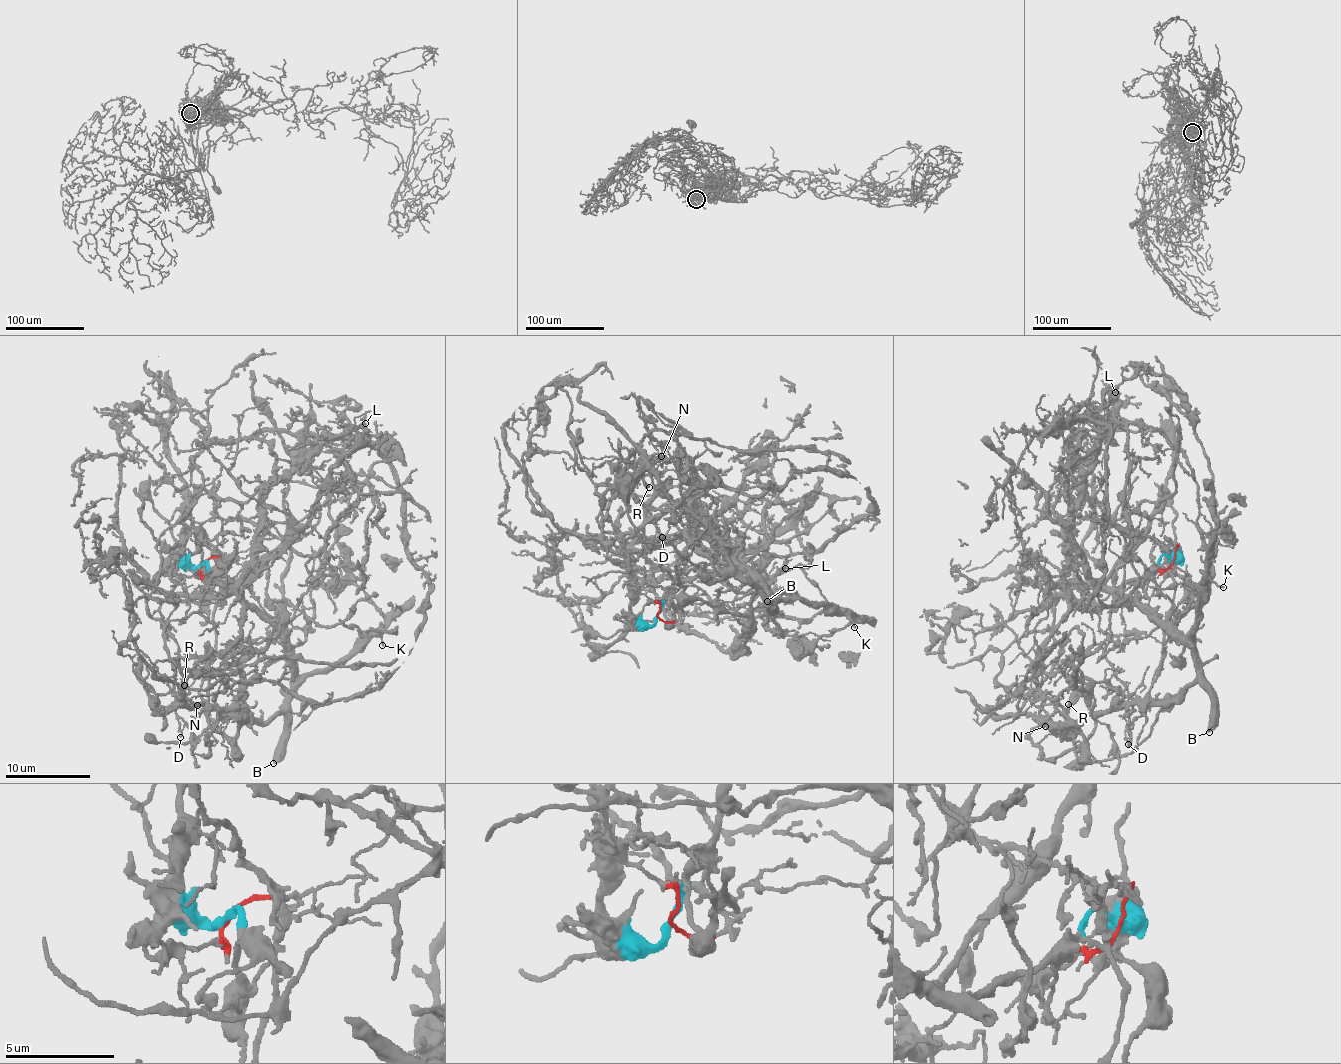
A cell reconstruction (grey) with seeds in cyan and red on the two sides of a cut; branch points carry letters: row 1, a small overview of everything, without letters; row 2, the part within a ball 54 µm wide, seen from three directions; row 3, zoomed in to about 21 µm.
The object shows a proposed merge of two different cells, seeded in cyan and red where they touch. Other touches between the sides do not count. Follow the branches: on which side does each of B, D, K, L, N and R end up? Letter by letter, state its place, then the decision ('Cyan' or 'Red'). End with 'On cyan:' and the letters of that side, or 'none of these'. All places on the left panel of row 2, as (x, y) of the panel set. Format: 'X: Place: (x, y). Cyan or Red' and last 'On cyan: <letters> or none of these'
B: Place: (273, 763). Cyan
D: Place: (180, 737). Red
K: Place: (382, 645). Cyan
L: Place: (365, 423). Red
N: Place: (197, 705). Cyan
R: Place: (184, 685). Cyan
On cyan: B, K, N, R

